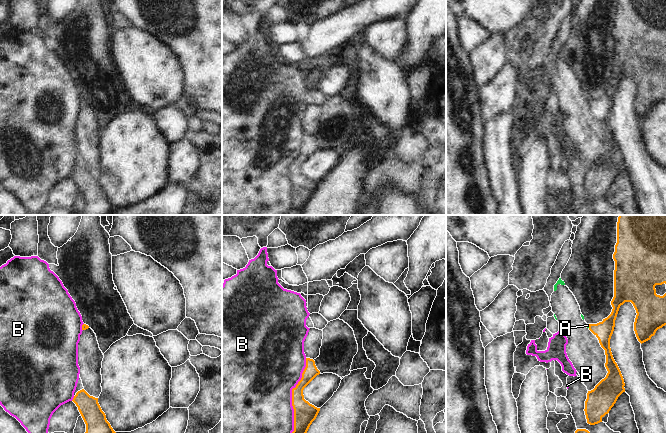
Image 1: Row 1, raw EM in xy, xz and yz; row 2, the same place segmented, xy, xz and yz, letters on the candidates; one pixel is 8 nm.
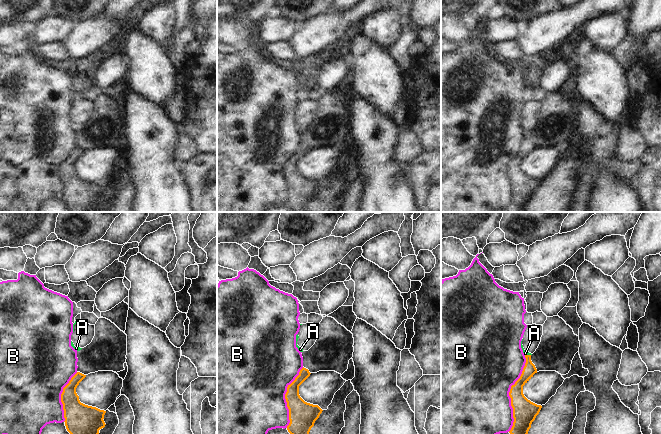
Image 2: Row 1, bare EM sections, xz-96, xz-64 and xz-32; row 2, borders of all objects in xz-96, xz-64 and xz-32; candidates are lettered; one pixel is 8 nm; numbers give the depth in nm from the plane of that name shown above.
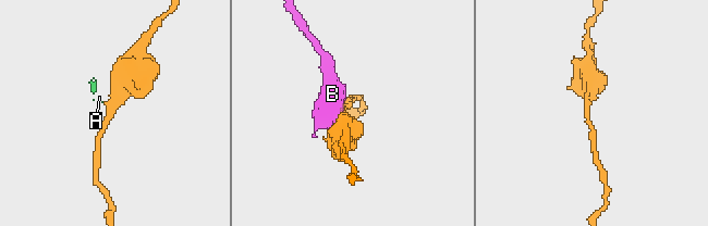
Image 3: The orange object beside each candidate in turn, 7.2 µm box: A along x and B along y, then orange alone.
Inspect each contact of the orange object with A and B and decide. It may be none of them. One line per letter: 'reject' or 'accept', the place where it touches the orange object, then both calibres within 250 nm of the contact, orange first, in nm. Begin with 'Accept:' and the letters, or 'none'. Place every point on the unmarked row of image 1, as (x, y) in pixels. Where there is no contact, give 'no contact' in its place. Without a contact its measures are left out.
Accept: none
A: reject; contact yz (589, 102); calibres 150 and 30 nm
B: reject; contact xz (292, 174); calibres 180 and 500 nm

